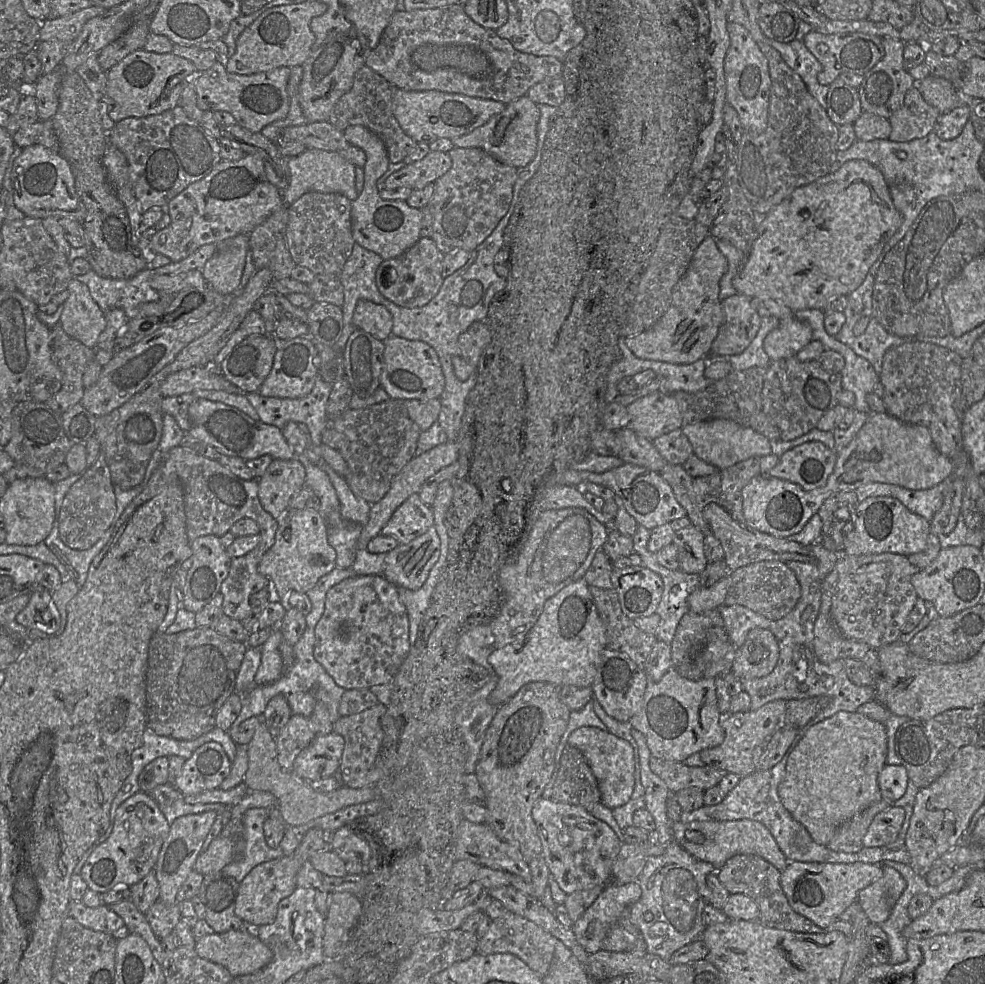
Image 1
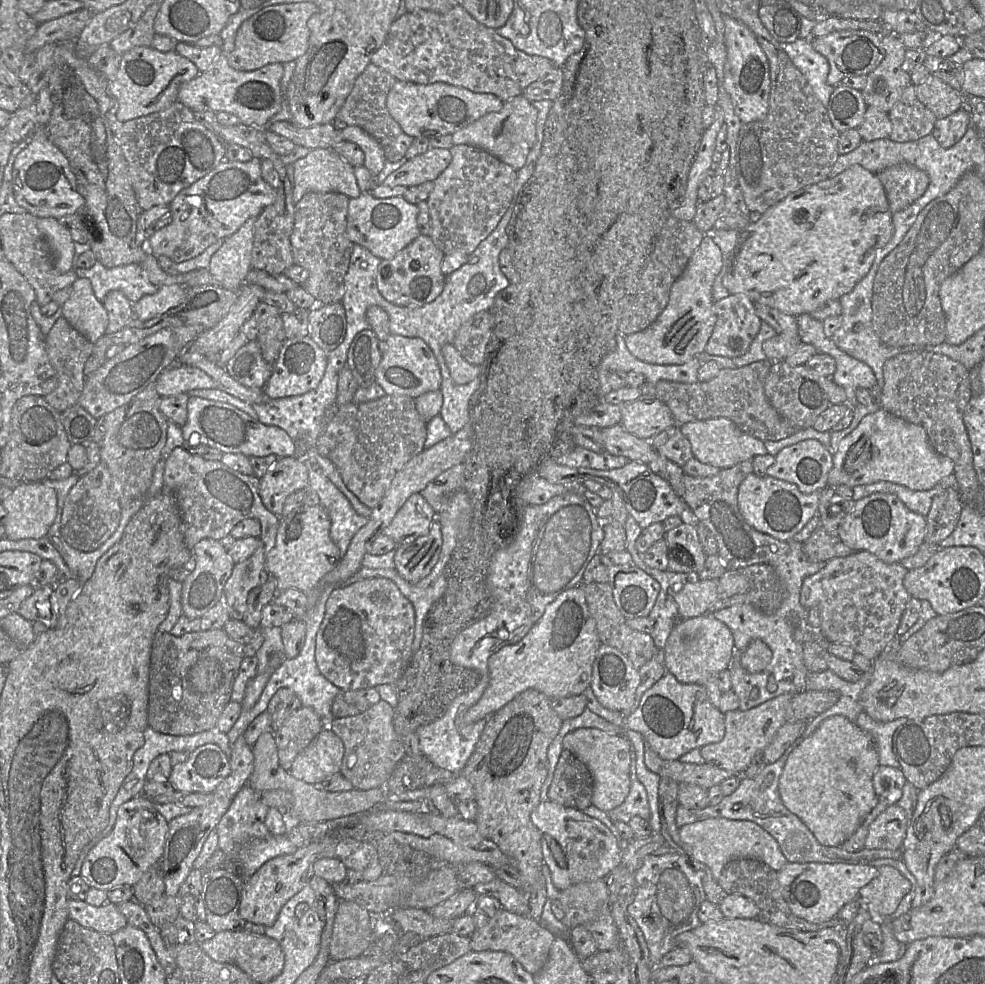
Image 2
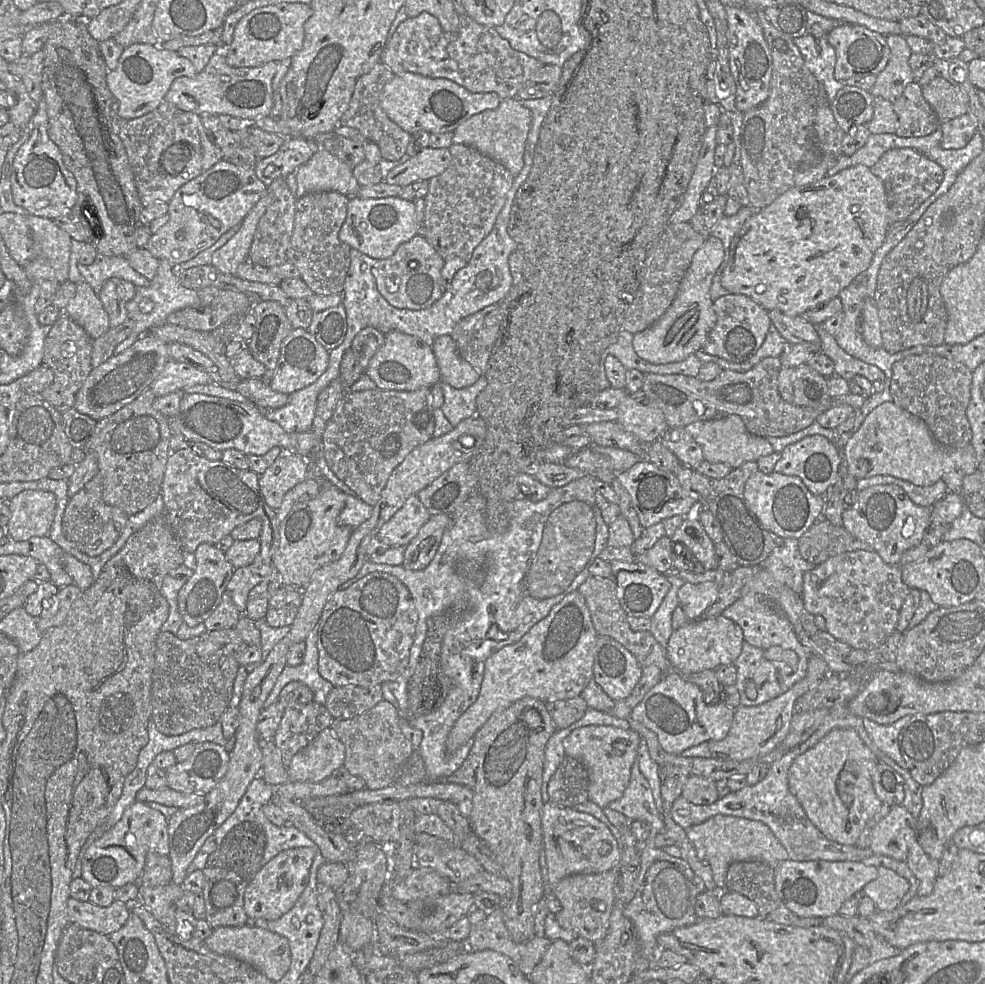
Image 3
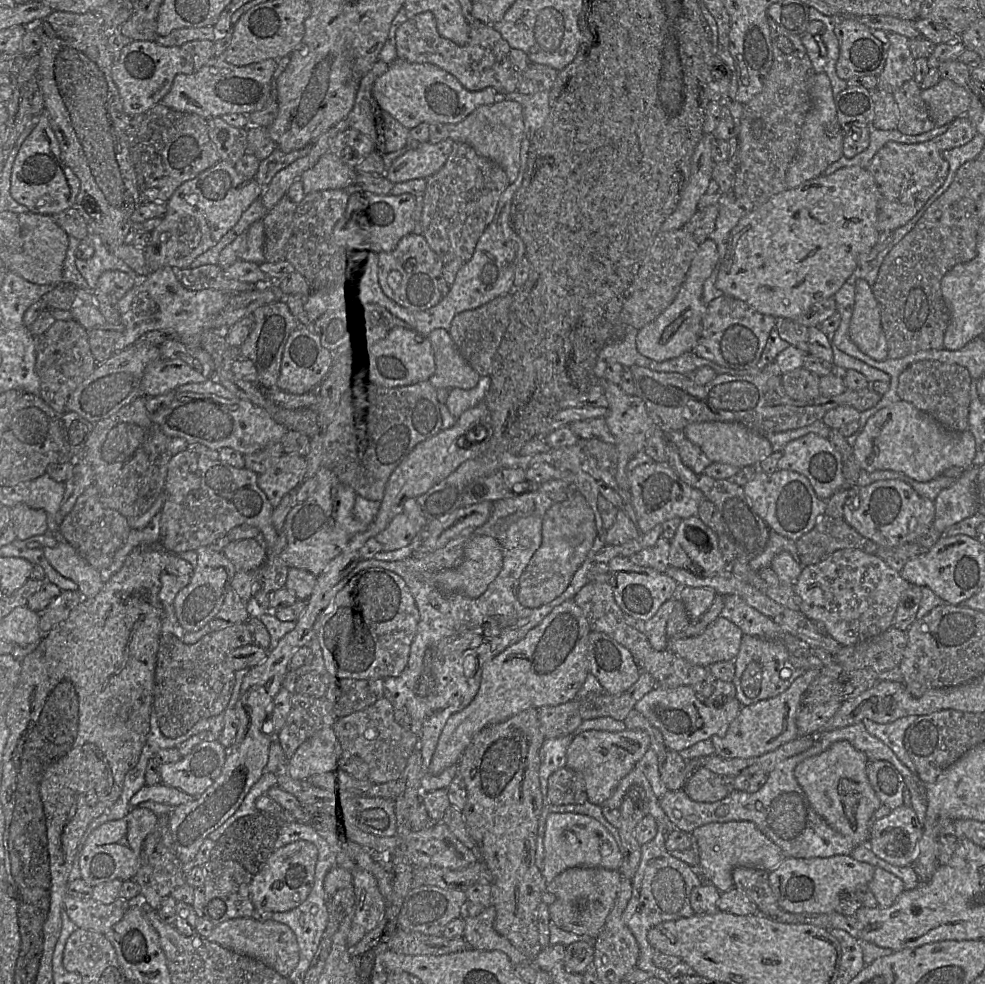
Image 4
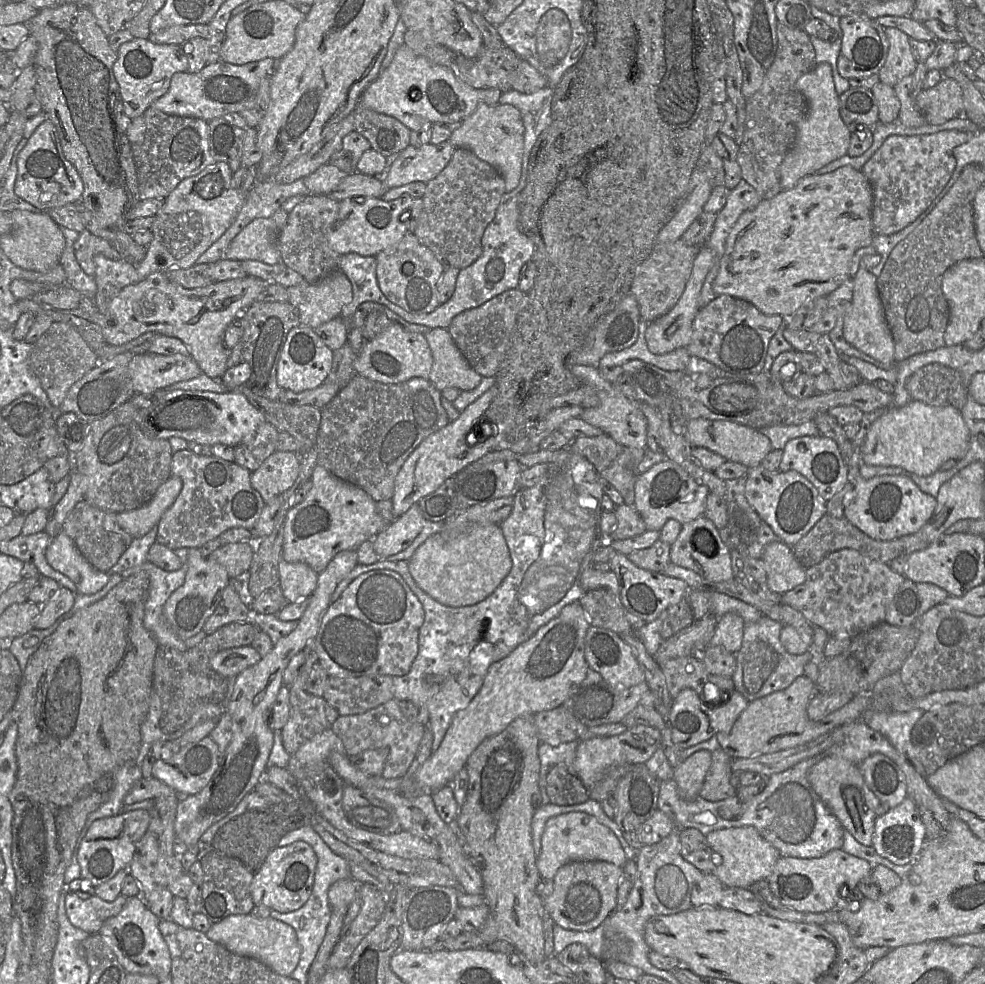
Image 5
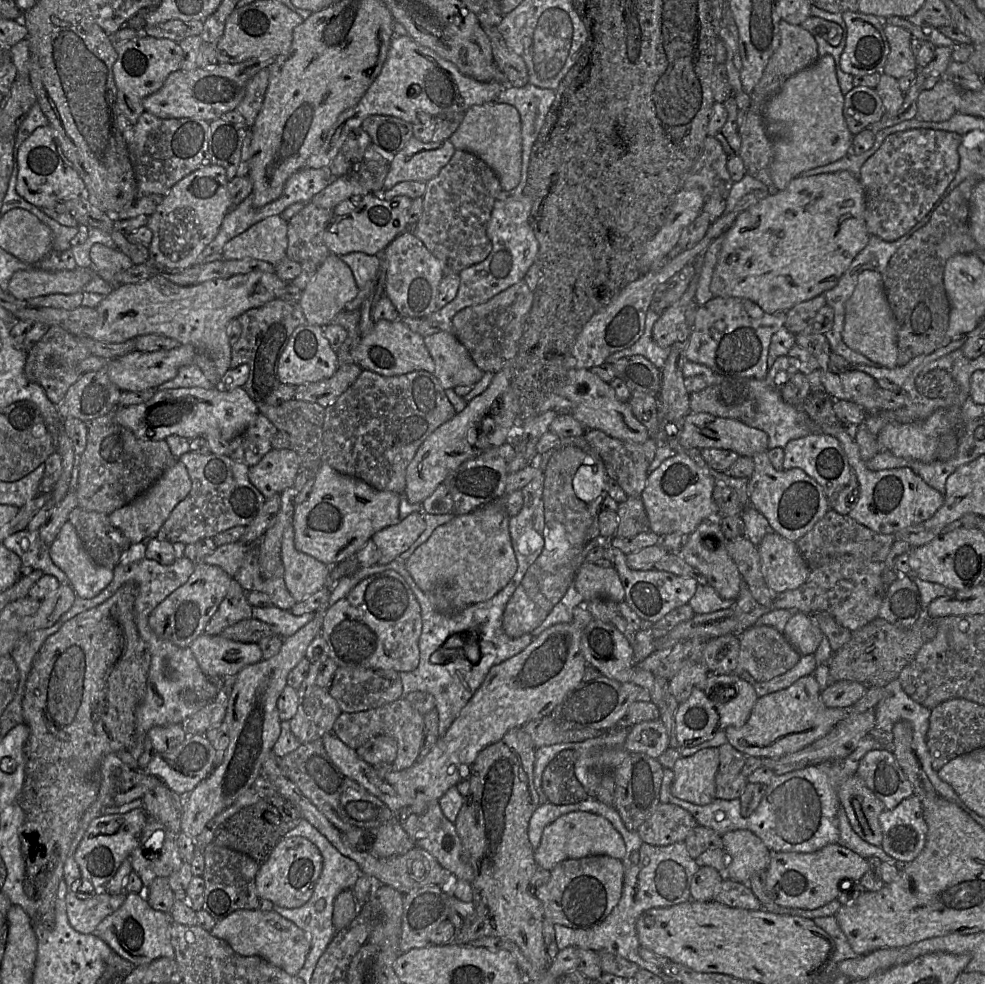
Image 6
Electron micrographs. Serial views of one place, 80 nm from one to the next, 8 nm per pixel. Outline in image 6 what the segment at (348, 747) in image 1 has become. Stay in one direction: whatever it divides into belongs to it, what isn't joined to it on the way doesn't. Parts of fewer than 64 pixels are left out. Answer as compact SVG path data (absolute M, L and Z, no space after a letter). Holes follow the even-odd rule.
M403 696L379 708L357 713L341 713L335 720L331 732L341 742L354 750L375 736L392 737L397 742L397 756L391 765L392 771L397 772L410 768L416 763L422 743L423 730L423 716L412 708Z

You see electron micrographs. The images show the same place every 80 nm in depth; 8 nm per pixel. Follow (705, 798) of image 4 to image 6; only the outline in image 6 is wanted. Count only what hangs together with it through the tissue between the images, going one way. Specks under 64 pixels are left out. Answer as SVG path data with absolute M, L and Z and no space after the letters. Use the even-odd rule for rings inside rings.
M728 742L718 747L719 765L715 776L715 799L739 799L748 781L742 775L746 756Z

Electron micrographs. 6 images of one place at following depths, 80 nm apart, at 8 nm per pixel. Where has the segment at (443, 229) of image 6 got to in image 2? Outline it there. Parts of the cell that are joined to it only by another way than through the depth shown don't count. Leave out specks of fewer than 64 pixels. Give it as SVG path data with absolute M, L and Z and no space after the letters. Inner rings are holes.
M453 145L452 161L433 181L427 202L430 235L446 255L452 252L471 254L496 228L513 198L517 171L483 149Z

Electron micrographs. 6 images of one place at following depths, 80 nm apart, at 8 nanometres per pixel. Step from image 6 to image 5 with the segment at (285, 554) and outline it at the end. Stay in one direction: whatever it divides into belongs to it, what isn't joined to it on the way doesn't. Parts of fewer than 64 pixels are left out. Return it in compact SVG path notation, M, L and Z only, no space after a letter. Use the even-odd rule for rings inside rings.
M281 557L279 573L283 595L289 603L311 597L317 587L319 574L305 563L290 563Z

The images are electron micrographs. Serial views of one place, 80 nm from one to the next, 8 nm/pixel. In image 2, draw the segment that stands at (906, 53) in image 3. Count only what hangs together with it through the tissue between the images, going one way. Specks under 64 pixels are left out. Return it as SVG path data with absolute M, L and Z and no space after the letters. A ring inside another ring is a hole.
M892 32L881 34L885 57L880 65L869 73L861 91L867 106L889 112L900 99L904 89L911 84L910 74L902 69L906 48L899 35Z

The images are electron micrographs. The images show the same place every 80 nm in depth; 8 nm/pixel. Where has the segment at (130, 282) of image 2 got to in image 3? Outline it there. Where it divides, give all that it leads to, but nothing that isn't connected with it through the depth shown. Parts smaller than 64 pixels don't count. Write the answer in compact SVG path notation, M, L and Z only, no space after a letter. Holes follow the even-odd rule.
M97 253L97 257L92 264L82 265L79 262L78 270L97 295L104 283L110 278L120 278L131 282L136 288L150 284L146 277L131 267L126 257L109 257Z

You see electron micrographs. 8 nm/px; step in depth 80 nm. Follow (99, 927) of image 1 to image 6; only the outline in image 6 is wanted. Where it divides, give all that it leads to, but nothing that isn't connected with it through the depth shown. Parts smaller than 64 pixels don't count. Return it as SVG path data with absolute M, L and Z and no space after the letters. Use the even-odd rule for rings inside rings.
M98 890L92 898L82 900L68 891L65 904L69 924L80 933L93 934L99 923L124 903L125 894Z

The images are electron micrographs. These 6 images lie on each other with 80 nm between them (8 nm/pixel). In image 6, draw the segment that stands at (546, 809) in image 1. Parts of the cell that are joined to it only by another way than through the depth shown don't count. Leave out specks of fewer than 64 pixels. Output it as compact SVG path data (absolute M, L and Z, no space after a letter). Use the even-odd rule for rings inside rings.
M573 812L544 828L540 844L534 851L534 860L538 868L551 871L555 865L568 859L609 856L622 861L625 854L625 844L609 821L589 812Z

